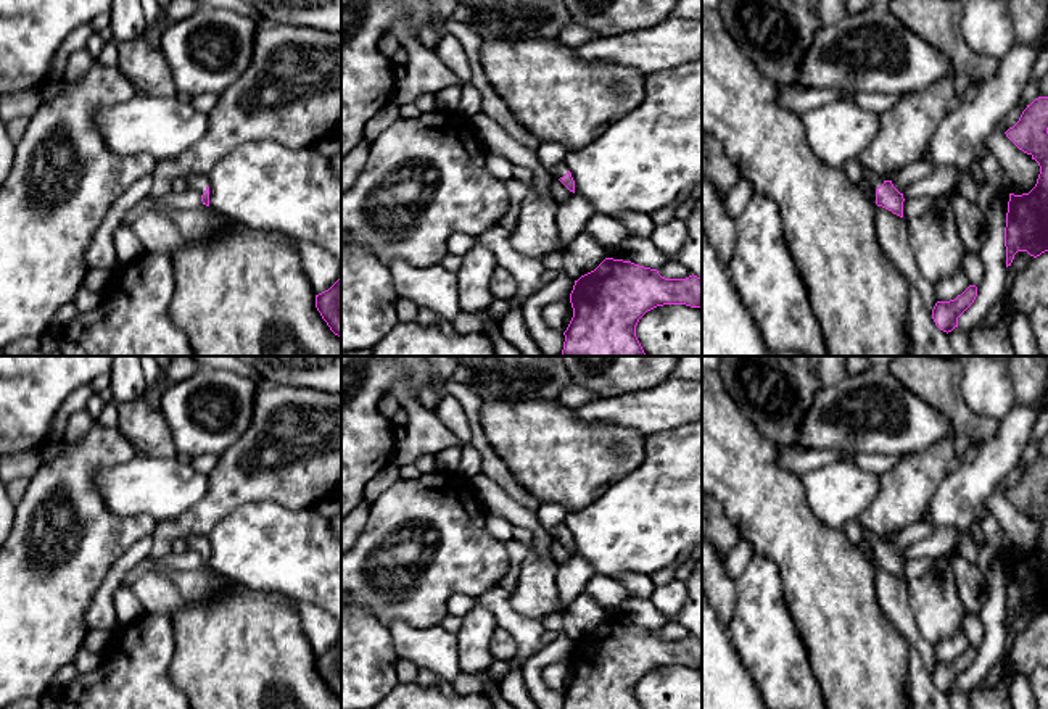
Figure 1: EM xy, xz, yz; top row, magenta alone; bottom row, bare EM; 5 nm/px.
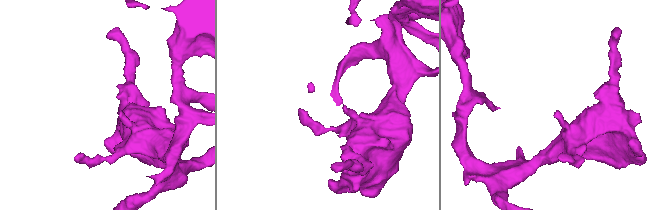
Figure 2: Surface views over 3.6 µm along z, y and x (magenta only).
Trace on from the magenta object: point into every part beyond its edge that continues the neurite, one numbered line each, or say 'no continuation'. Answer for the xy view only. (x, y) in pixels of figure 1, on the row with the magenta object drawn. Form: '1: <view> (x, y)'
1: xy (195, 181)

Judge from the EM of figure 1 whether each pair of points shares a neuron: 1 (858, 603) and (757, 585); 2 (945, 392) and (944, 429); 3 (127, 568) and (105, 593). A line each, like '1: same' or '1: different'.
1: different
2: different
3: same

